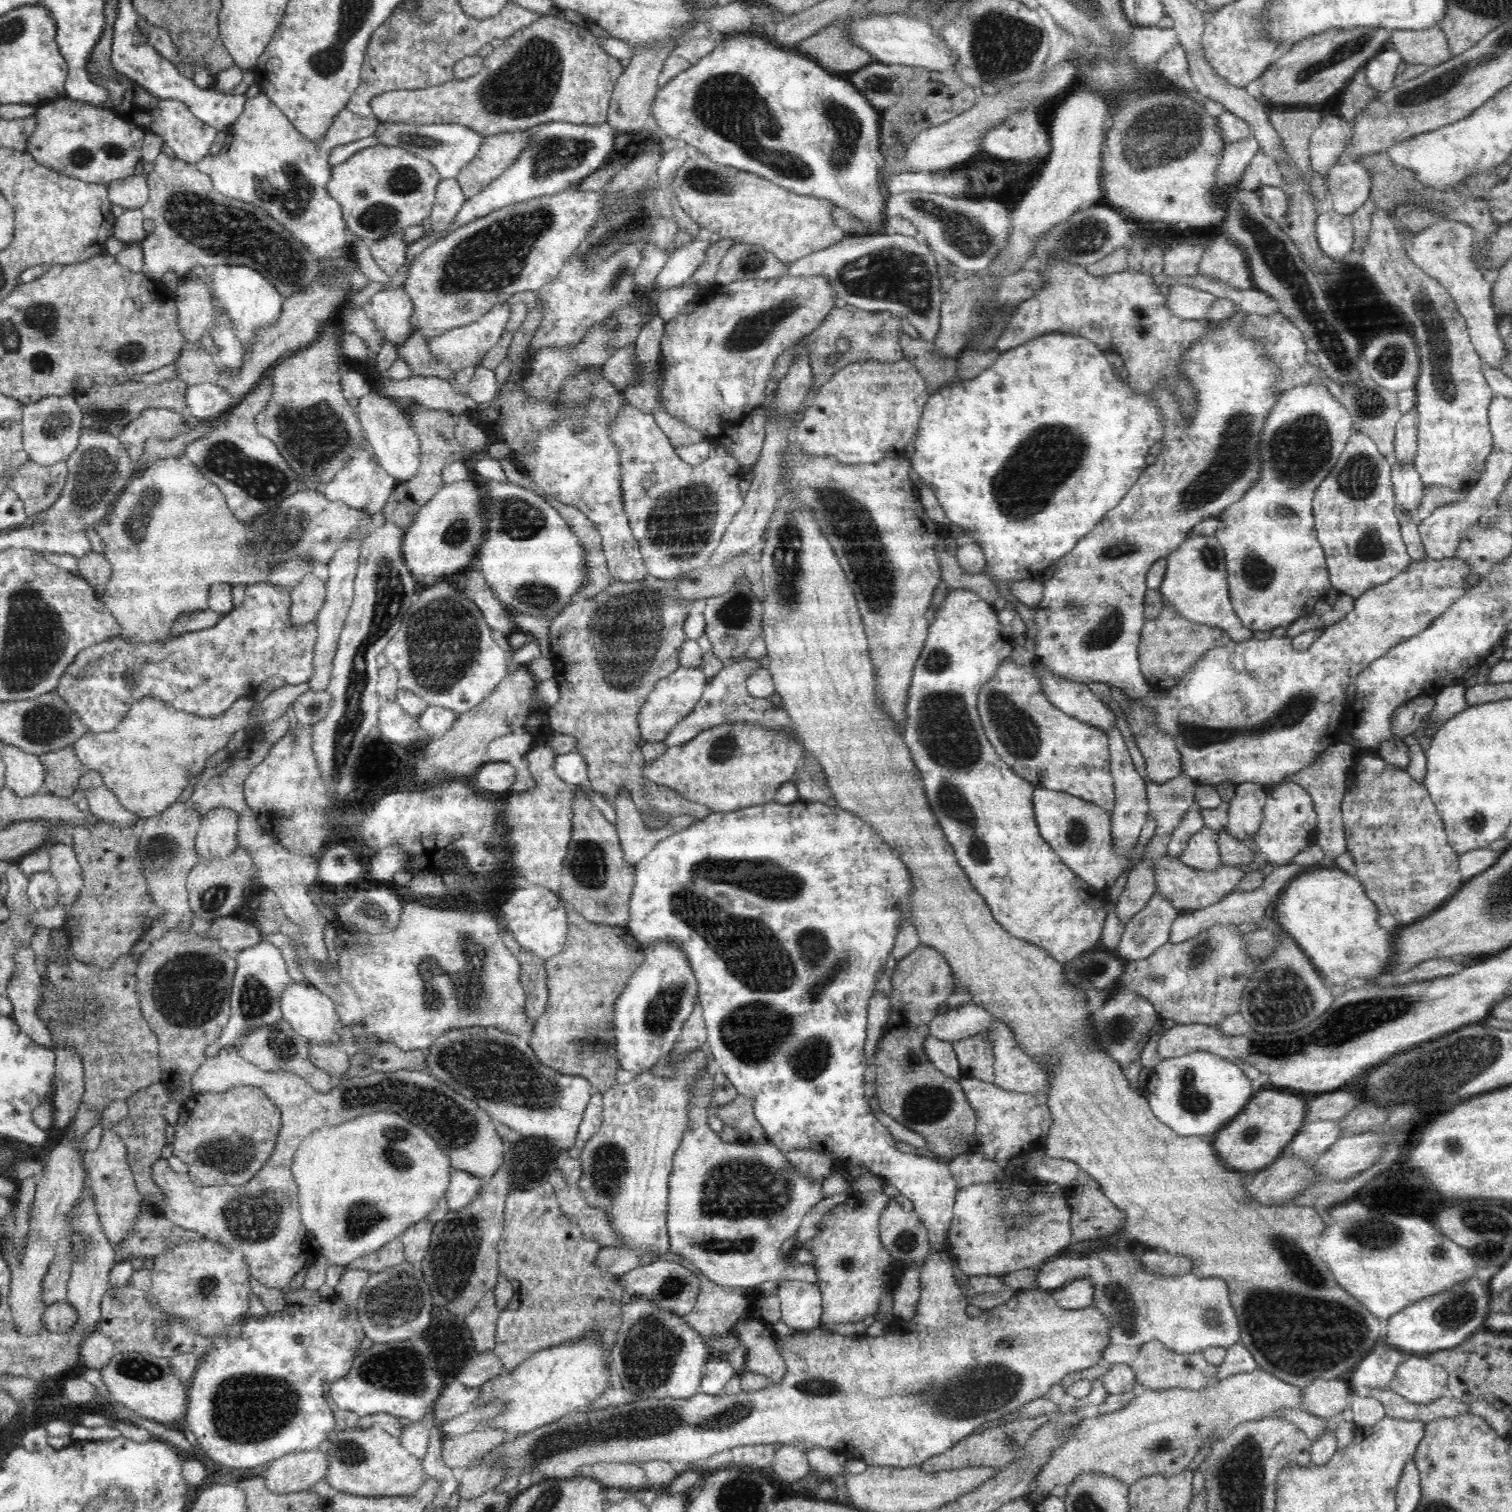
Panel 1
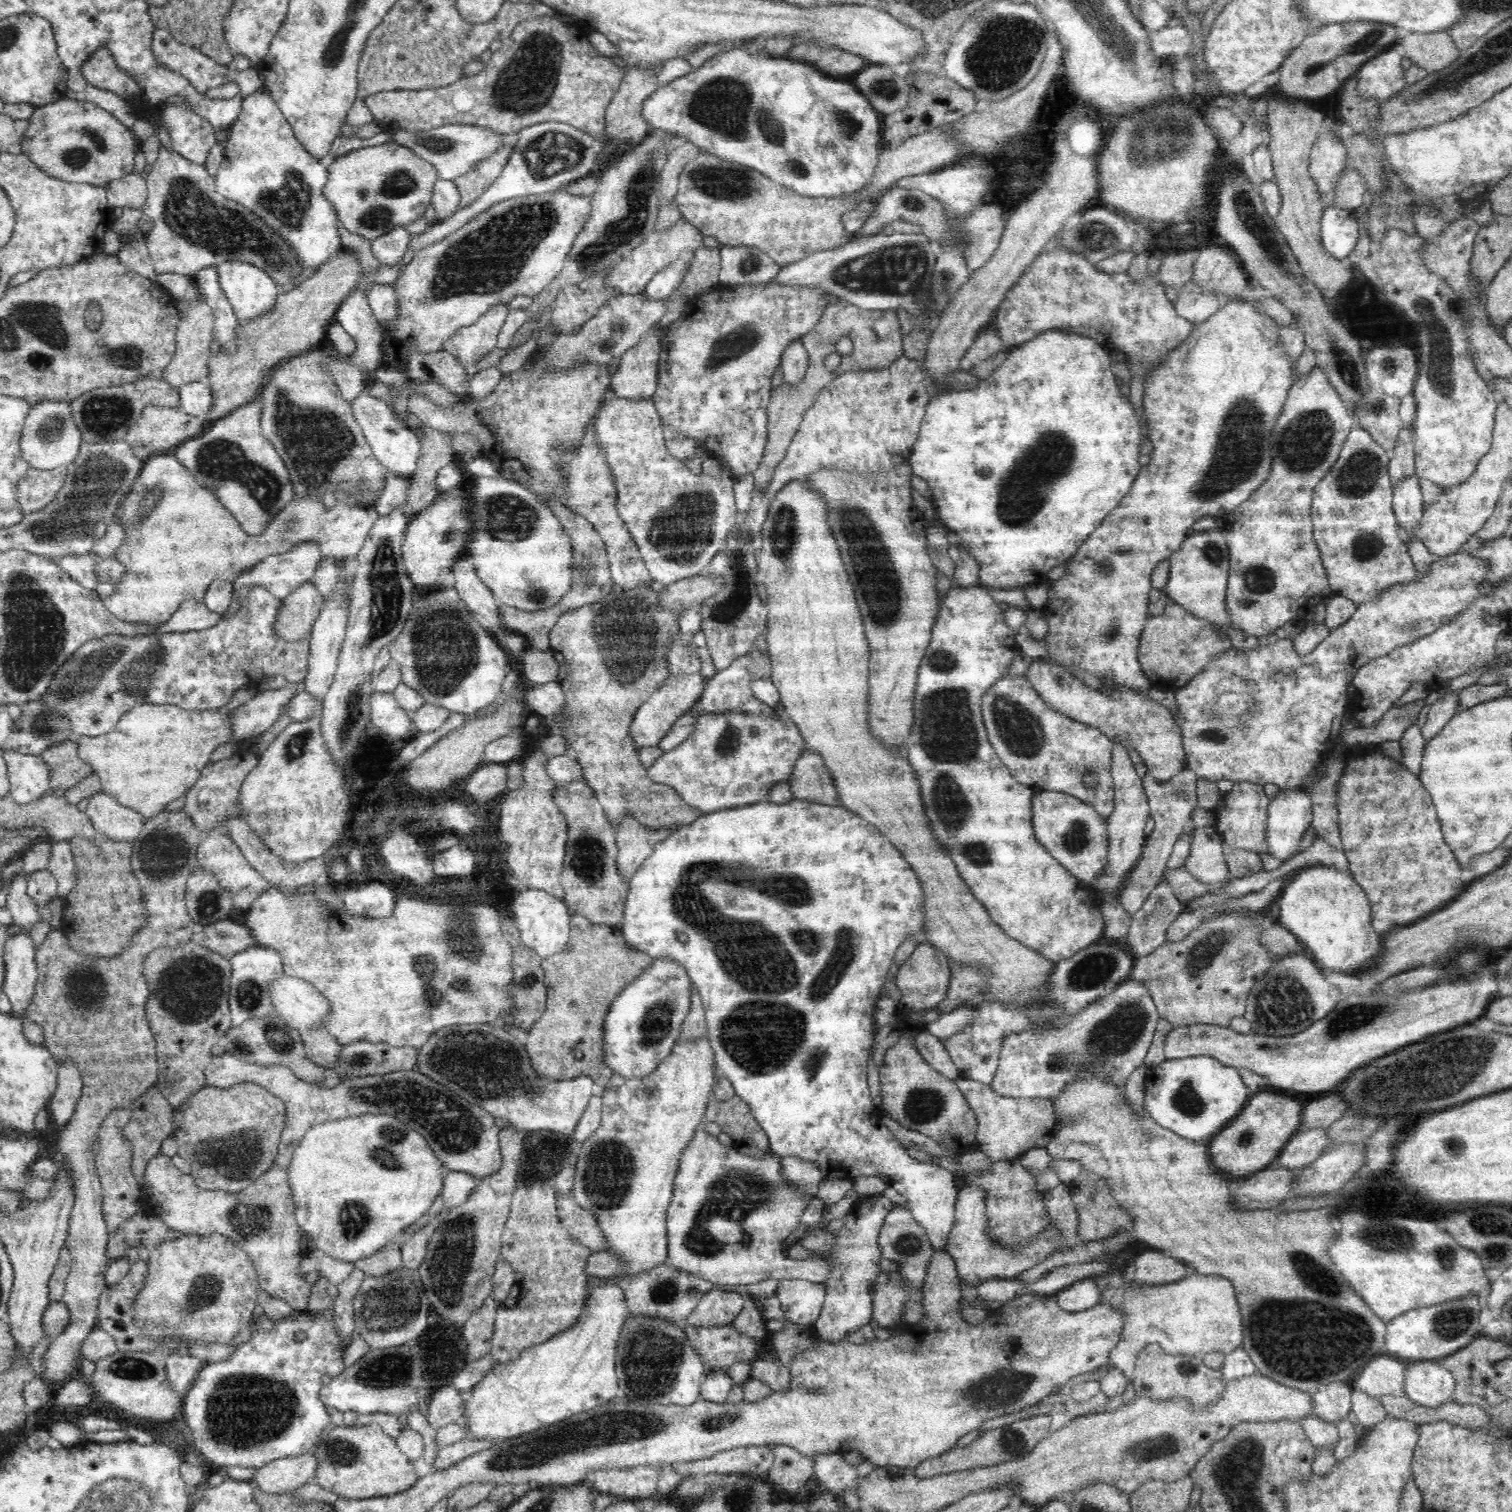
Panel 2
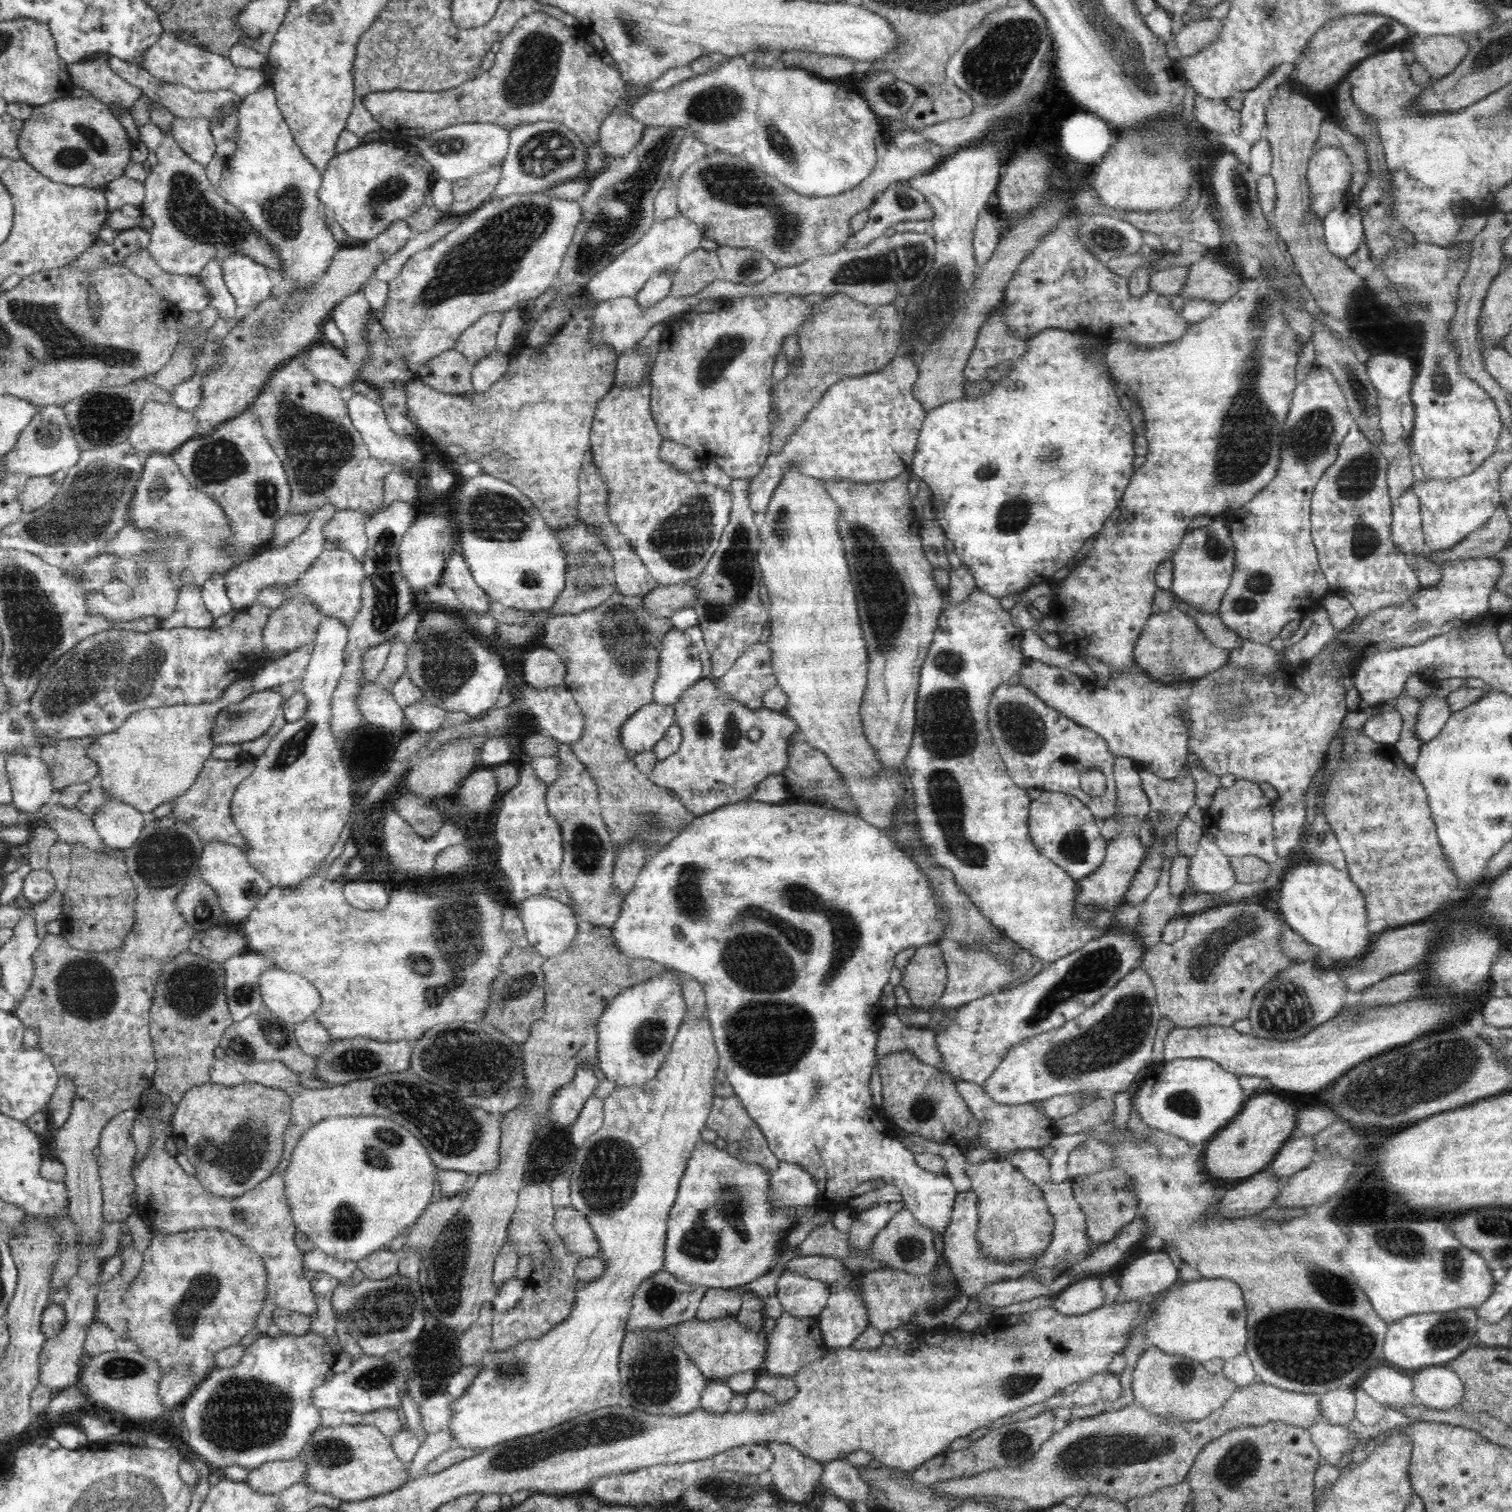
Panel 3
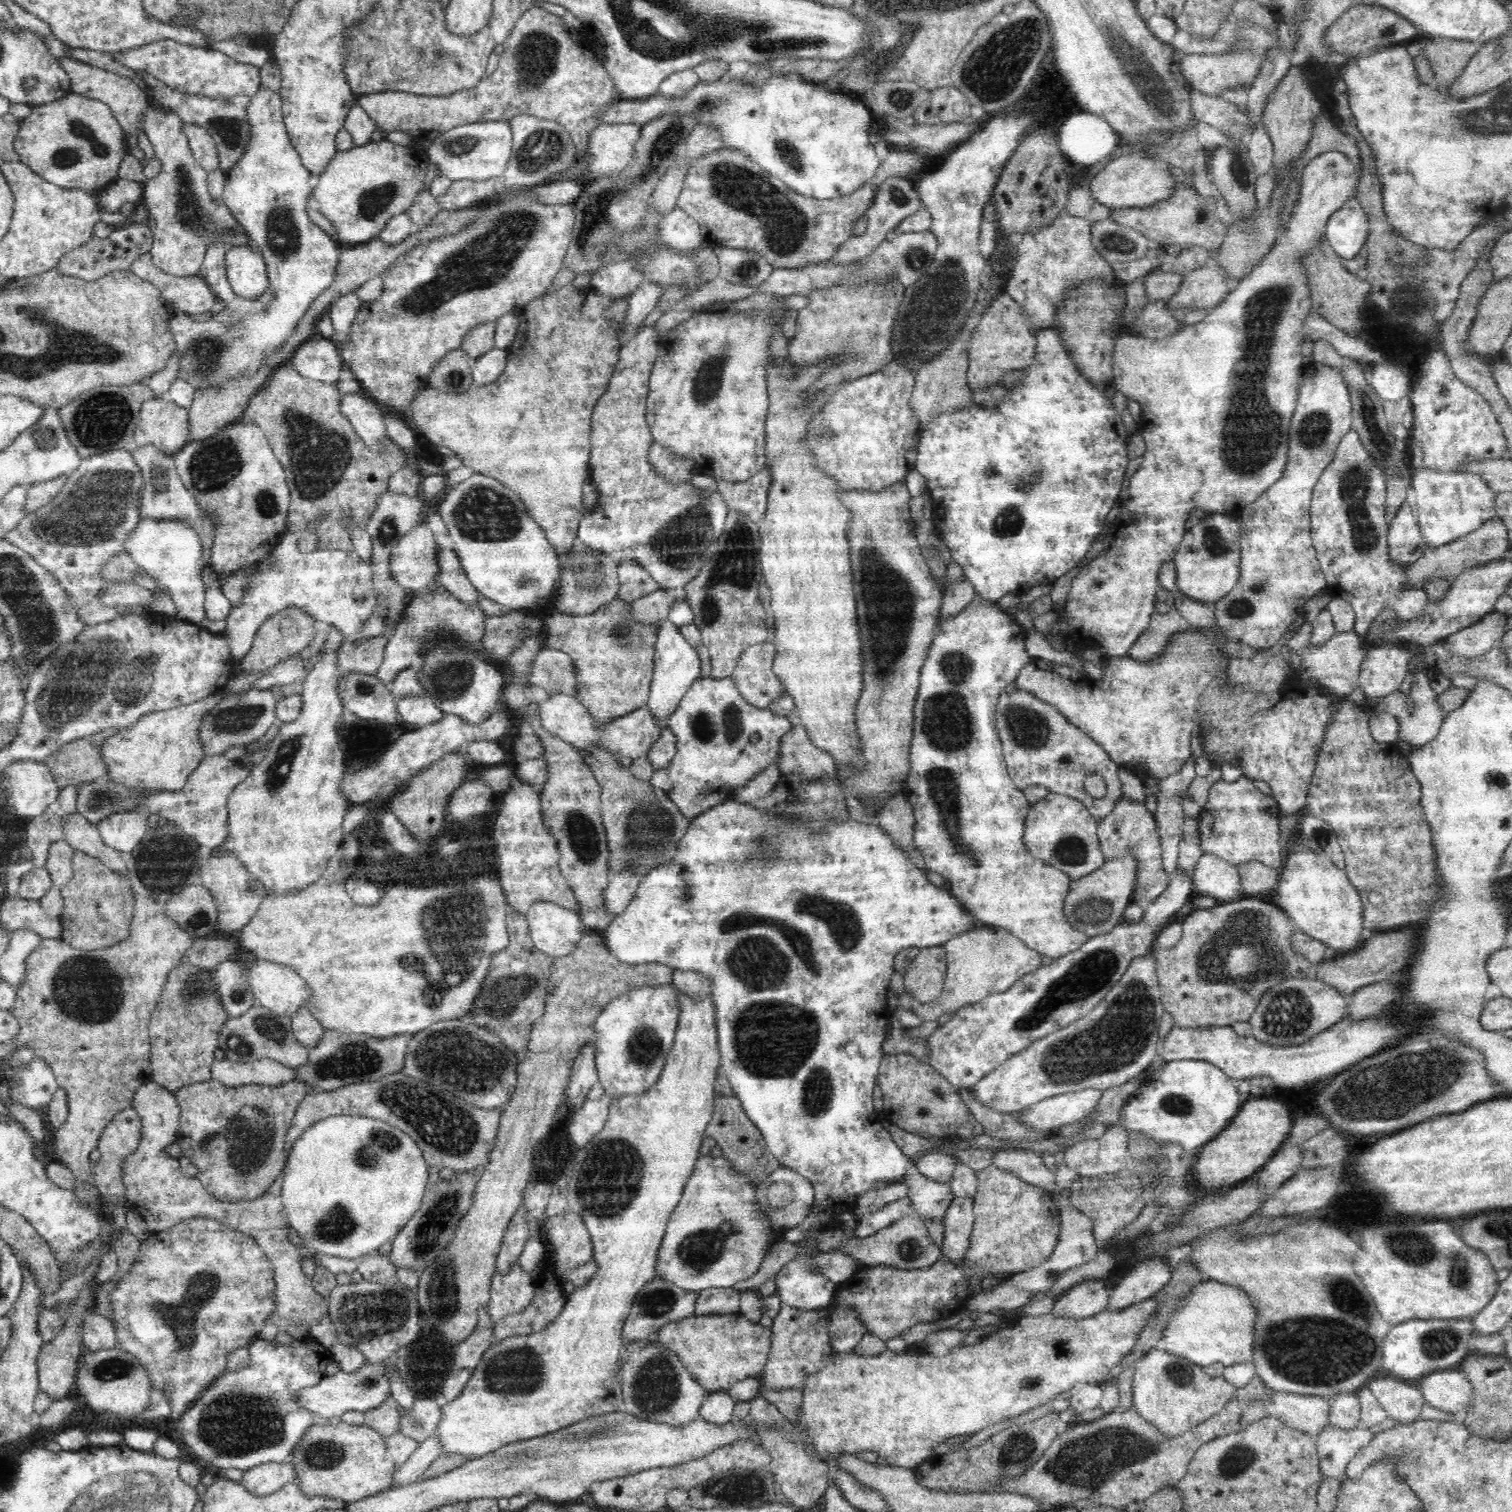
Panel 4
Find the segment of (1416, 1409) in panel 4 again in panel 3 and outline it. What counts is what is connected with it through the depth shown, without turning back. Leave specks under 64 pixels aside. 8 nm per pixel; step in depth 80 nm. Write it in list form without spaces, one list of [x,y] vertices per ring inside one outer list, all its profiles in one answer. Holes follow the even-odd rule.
[[[1386,1362],[1376,1364],[1376,1368],[1372,1368],[1358,1386],[1386,1408],[1404,1408],[1408,1404],[1417,1404],[1412,1393],[1414,1383],[1411,1374]]]

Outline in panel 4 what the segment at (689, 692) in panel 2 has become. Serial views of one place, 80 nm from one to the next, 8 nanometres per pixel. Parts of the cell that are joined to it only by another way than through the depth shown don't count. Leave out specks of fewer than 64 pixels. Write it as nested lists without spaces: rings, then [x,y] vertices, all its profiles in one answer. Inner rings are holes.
[[[563,692],[550,694],[547,701],[535,704],[535,708],[540,711],[542,726],[552,735],[573,744],[579,750],[599,746],[616,758],[636,759],[647,756],[649,748],[660,738],[662,730],[668,727],[668,723],[659,724],[655,721],[655,716],[652,716],[647,705],[627,715],[610,719],[607,723],[596,723],[588,709],[576,697]]]

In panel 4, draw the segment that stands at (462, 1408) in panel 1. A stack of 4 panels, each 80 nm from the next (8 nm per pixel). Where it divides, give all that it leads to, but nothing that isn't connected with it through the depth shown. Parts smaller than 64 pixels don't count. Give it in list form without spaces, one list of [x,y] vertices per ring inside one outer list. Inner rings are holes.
[[[439,1397],[416,1399],[413,1409],[401,1415],[399,1431],[419,1443],[430,1438],[440,1422],[442,1403]]]

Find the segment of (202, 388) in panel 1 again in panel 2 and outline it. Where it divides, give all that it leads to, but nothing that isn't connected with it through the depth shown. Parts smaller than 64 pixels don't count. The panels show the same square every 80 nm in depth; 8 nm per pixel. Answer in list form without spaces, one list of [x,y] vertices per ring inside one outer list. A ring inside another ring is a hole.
[[[194,381],[177,387],[180,408],[189,415],[204,418],[213,403],[213,392],[207,382]]]

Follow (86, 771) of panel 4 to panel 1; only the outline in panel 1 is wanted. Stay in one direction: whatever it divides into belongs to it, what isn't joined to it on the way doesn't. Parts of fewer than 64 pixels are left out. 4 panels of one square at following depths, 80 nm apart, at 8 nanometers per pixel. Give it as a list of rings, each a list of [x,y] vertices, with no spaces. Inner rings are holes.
[[[72,746],[58,749],[38,755],[42,765],[44,765],[44,791],[50,792],[59,797],[69,797],[74,799],[74,792],[80,780],[80,768],[83,764],[78,760]]]

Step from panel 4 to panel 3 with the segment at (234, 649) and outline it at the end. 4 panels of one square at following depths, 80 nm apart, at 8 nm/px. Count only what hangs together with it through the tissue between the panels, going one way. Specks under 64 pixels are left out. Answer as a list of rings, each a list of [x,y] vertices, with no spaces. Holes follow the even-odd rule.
[[[325,549],[316,562],[310,566],[310,570],[306,571],[299,579],[296,579],[288,588],[286,594],[277,592],[279,588],[262,588],[257,593],[258,601],[263,608],[274,612],[278,606],[288,600],[304,595],[308,601],[314,603],[320,614],[337,618],[341,620],[346,628],[352,626],[356,614],[360,612],[360,605],[363,600],[362,580],[364,580],[364,566],[352,555],[348,550]]]

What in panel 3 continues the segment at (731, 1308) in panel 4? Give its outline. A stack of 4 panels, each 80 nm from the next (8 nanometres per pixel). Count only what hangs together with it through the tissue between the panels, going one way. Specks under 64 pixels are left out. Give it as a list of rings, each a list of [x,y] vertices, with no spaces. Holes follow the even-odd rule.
[[[726,1288],[709,1290],[699,1302],[695,1316],[702,1321],[736,1317],[741,1306],[742,1299],[739,1292]]]

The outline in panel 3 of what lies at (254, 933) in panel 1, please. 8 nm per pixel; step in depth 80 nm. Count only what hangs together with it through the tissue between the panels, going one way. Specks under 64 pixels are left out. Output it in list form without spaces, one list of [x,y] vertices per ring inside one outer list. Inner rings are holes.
[[[227,924],[195,932],[189,944],[190,952],[210,962],[223,963],[231,956],[247,950],[247,942],[240,928]]]

